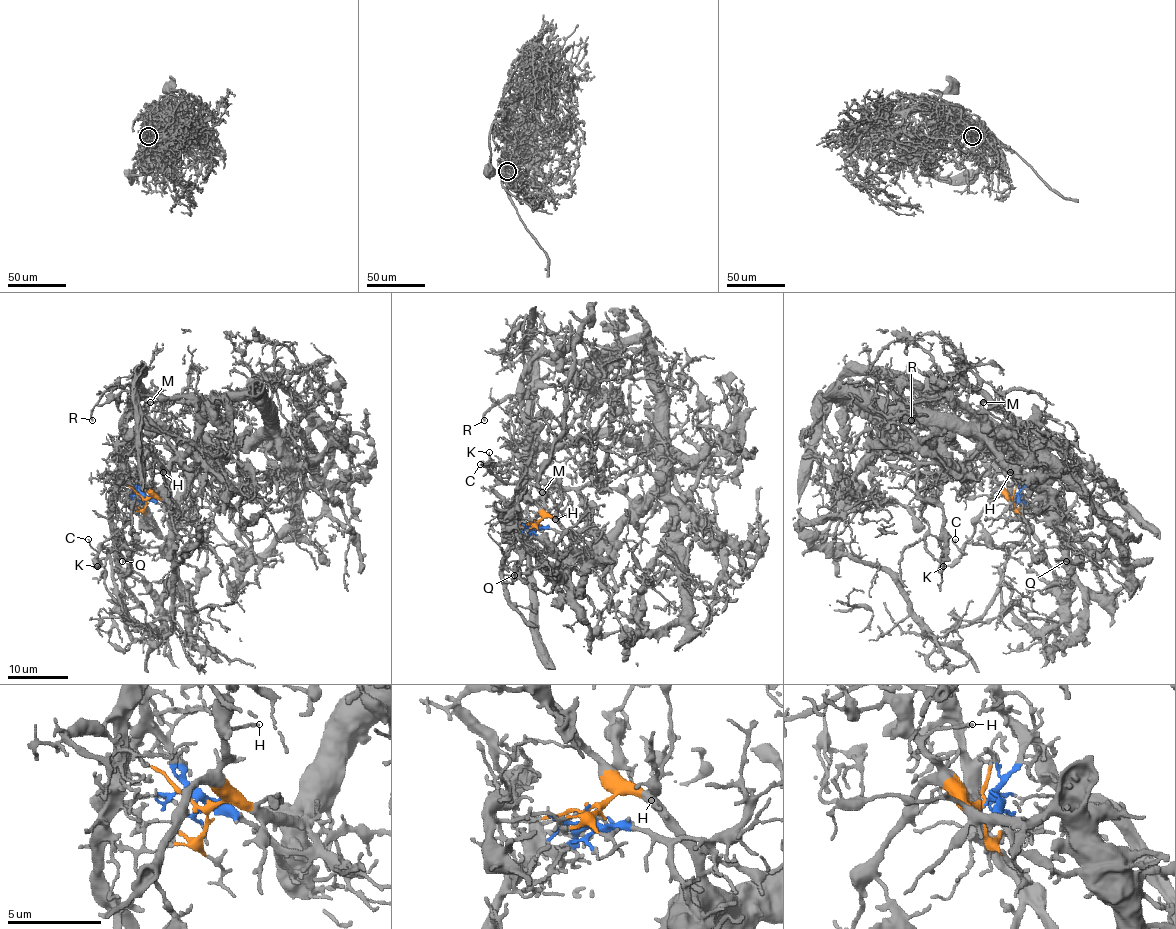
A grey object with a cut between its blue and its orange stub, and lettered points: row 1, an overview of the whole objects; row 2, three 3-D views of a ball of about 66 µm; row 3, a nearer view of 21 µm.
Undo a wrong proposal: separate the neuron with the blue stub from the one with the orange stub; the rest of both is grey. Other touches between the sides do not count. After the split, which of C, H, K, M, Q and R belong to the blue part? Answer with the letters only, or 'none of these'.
M, Q, R

